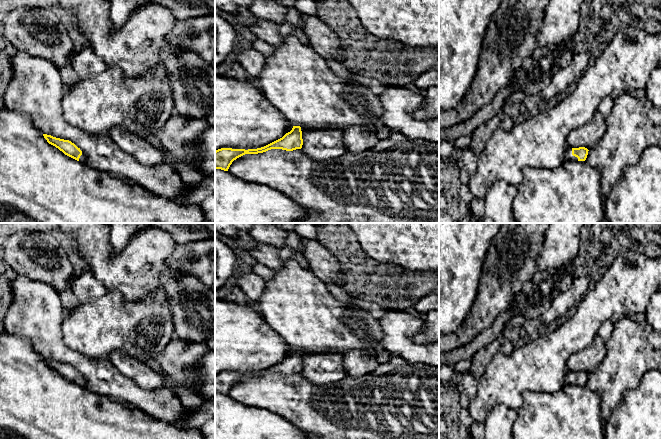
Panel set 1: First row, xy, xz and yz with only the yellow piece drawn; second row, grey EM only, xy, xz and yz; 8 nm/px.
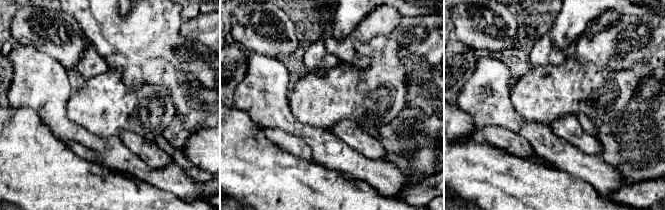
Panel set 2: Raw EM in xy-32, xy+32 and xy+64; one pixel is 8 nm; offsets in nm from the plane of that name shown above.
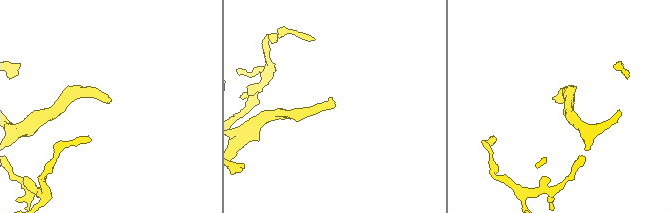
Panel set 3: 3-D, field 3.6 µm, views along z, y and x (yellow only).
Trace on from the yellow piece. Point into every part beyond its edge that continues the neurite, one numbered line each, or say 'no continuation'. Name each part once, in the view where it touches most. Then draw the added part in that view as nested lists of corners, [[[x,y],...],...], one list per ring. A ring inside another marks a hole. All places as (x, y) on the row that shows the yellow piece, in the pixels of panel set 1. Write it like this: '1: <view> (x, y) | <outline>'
1: yz (568, 156) | [[[567,147],[564,155],[564,160],[567,161],[578,161],[578,158],[572,155],[572,148]]]

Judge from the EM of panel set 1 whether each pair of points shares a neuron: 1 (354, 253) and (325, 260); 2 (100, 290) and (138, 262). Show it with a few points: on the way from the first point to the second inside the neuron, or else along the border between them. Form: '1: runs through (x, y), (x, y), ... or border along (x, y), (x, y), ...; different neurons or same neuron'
1: border along (317, 242), (337, 259), (340, 271), (338, 280); different neurons
2: border along (88, 269), (107, 291); different neurons

